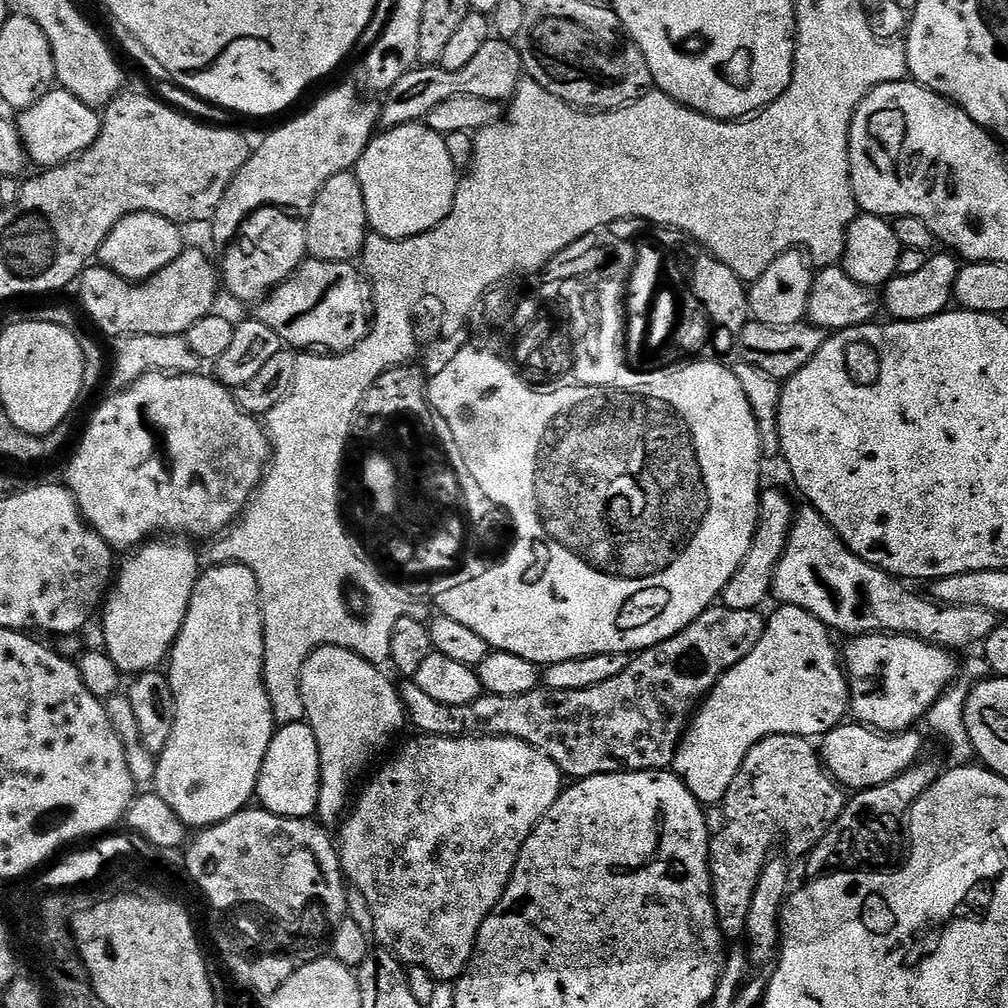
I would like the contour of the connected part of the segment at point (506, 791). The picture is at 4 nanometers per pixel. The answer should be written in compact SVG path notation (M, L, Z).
M423 734L415 737L409 744L400 748L400 753L389 764L384 764L372 776L372 781L360 792L360 797L355 797L350 811L343 817L338 831L338 851L340 866L344 869L347 883L352 884L364 895L368 908L372 911L372 928L374 940L383 951L389 952L405 966L422 966L422 970L430 970L430 974L438 982L455 982L464 974L464 969L472 961L472 951L476 948L476 939L480 933L482 922L498 906L504 893L504 887L510 882L514 866L518 862L518 854L530 838L534 826L554 806L562 791L562 773L560 768L546 754L534 750L526 742L513 736L426 736Z

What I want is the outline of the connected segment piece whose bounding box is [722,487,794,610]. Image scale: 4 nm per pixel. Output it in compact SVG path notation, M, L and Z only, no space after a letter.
M765 487L760 494L760 517L754 534L754 542L734 578L726 582L722 597L723 607L730 610L757 610L764 599L769 599L772 591L772 574L776 571L776 564L786 550L788 535L792 529L794 503L784 492L776 488Z

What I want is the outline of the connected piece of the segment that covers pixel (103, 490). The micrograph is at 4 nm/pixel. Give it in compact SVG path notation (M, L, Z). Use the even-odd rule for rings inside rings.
M167 371L148 372L140 376L133 384L121 388L92 416L72 461L68 464L68 480L66 487L72 492L72 496L78 502L80 514L85 522L90 525L97 534L114 550L128 548L135 550L145 542L159 537L161 534L172 534L177 532L177 537L192 538L188 536L212 536L216 538L221 535L243 513L248 507L255 491L264 478L265 471L270 463L270 441L265 425L257 417L246 414L236 401L235 395L225 388L219 380L211 375L201 374L169 374Z

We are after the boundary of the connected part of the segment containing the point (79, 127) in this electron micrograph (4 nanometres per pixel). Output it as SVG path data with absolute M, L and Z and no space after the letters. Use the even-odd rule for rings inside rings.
M59 86L53 87L52 91L48 92L34 106L23 109L19 116L20 141L24 144L24 150L28 153L29 161L33 165L36 163L37 169L40 170L57 168L58 165L82 155L87 148L94 146L94 142L100 133L100 122L102 119L101 113L97 109L86 106L86 102L74 98L74 94L70 94L65 88Z

